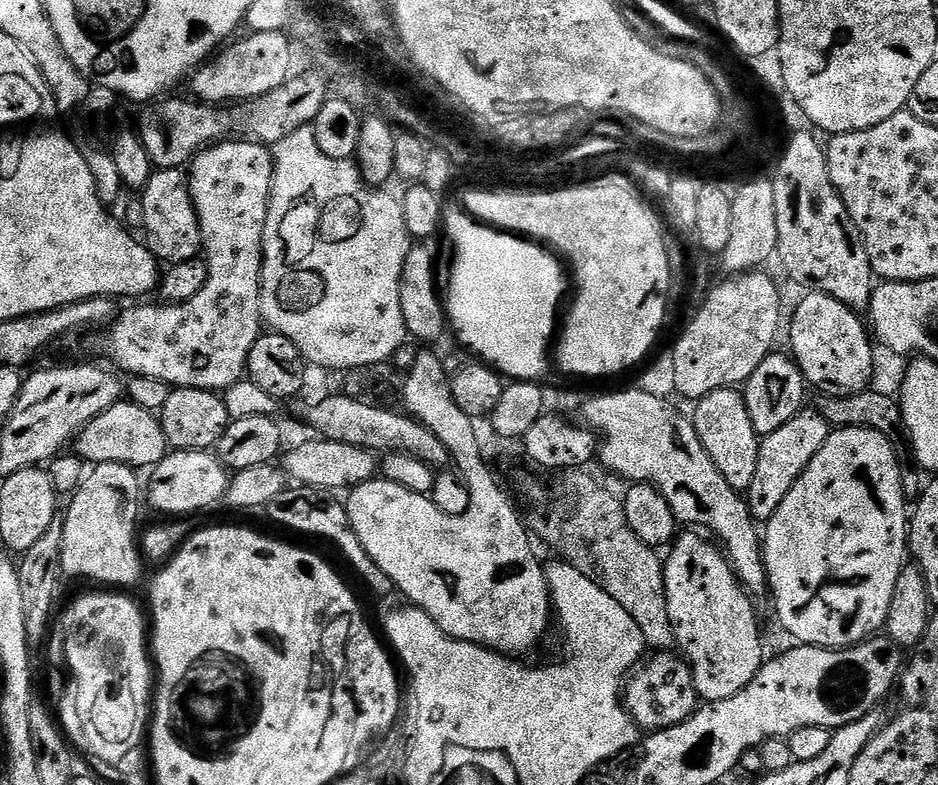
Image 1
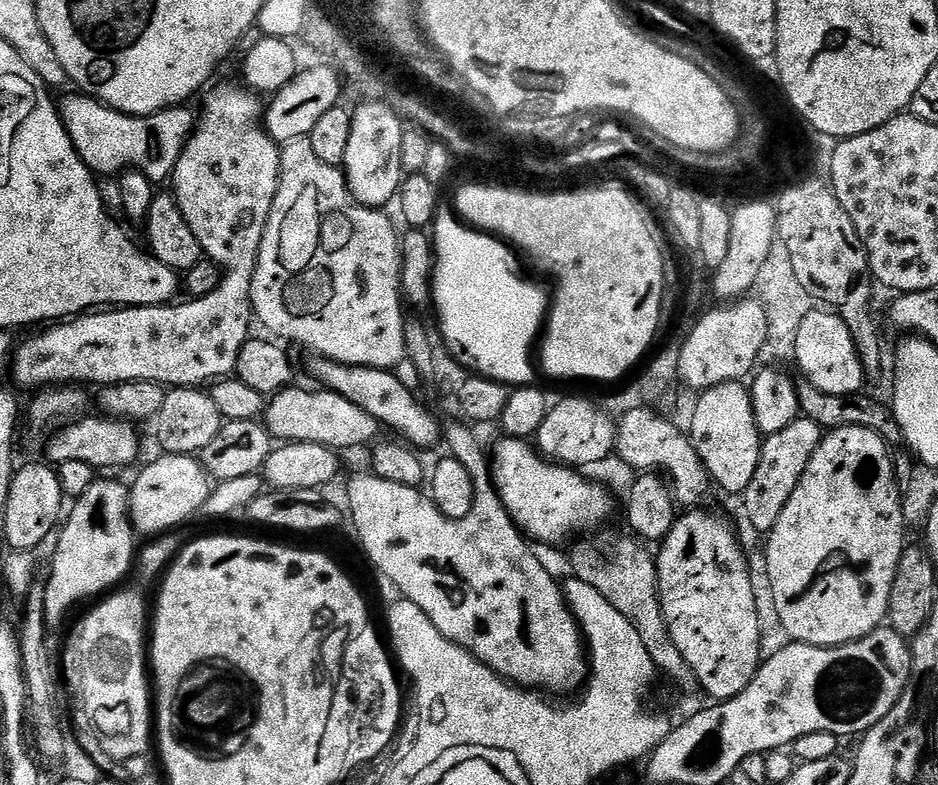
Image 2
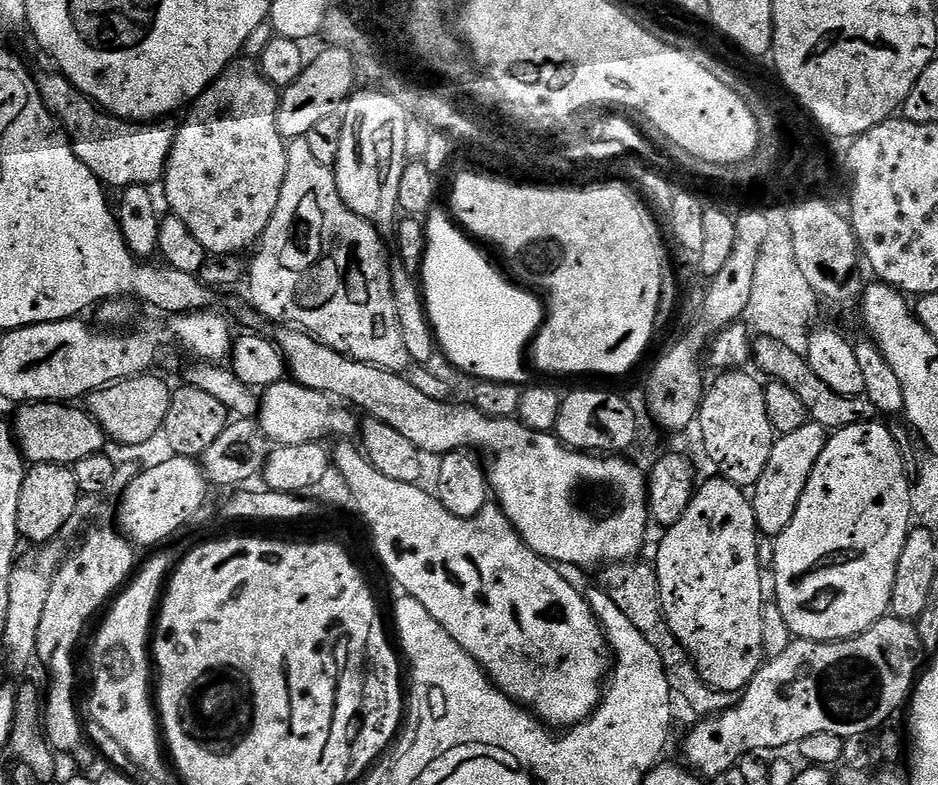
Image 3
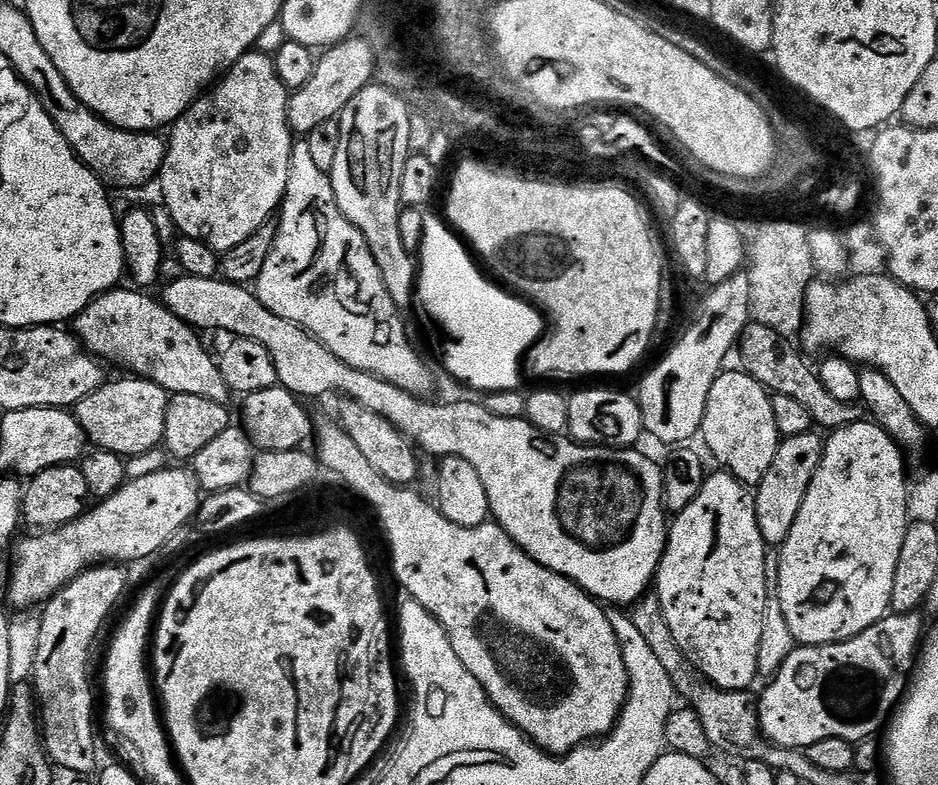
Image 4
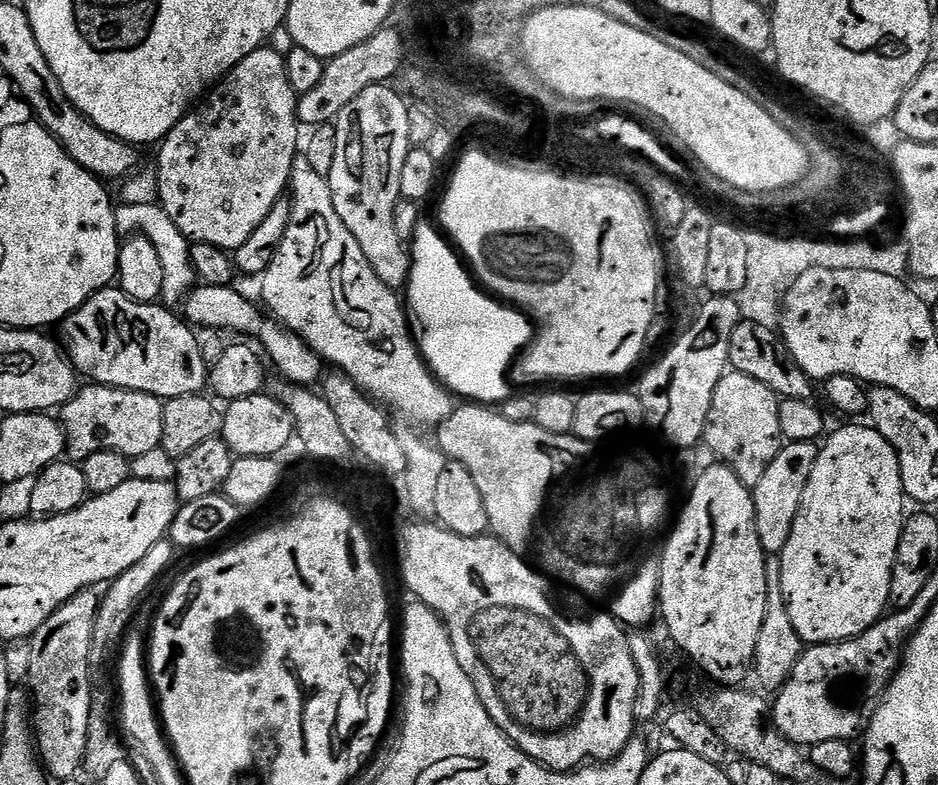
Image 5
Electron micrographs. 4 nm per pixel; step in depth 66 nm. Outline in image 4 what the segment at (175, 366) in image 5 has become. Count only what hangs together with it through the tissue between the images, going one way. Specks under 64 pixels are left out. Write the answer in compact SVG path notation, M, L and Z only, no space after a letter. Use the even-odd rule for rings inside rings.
M120 286L113 291L103 292L76 315L74 335L84 345L84 351L91 352L101 362L109 360L110 363L125 368L128 371L125 373L133 377L149 380L162 386L169 394L199 394L210 401L228 404L232 398L232 391L226 386L214 356L204 349L204 344L200 341L201 333L191 328L186 322L182 322L182 318L178 318L165 308L159 299L151 300L143 291L124 287Z

